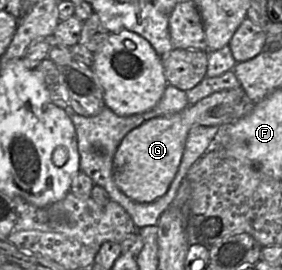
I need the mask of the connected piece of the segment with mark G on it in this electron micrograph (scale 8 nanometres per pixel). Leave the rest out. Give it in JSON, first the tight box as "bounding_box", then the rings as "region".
{"bounding_box":[114,87,245,203],"region":[[[242,87],[215,92],[181,112],[152,118],[129,132],[114,156],[116,185],[126,196],[139,203],[150,203],[163,196],[175,178],[191,128],[195,125],[223,126],[236,121],[234,113],[245,95]]]}

